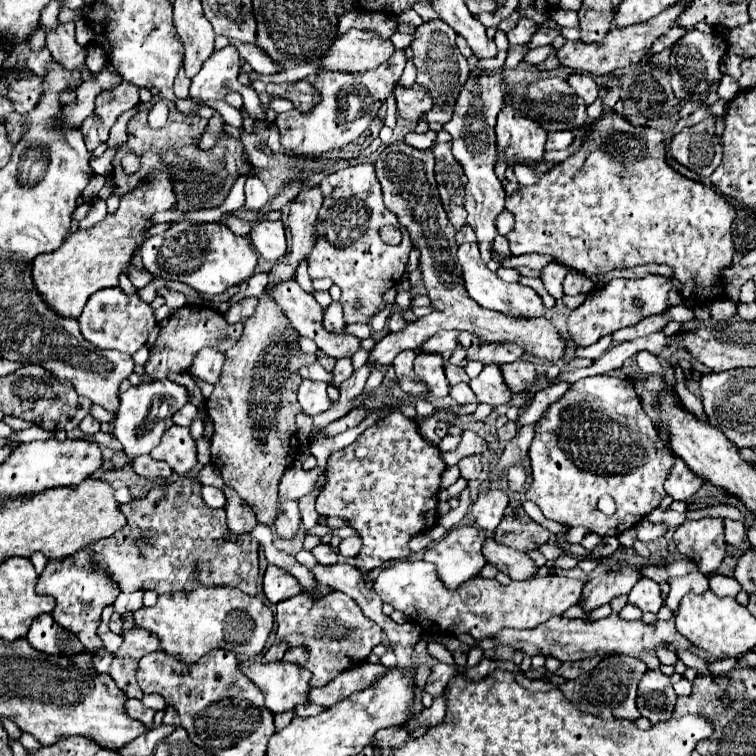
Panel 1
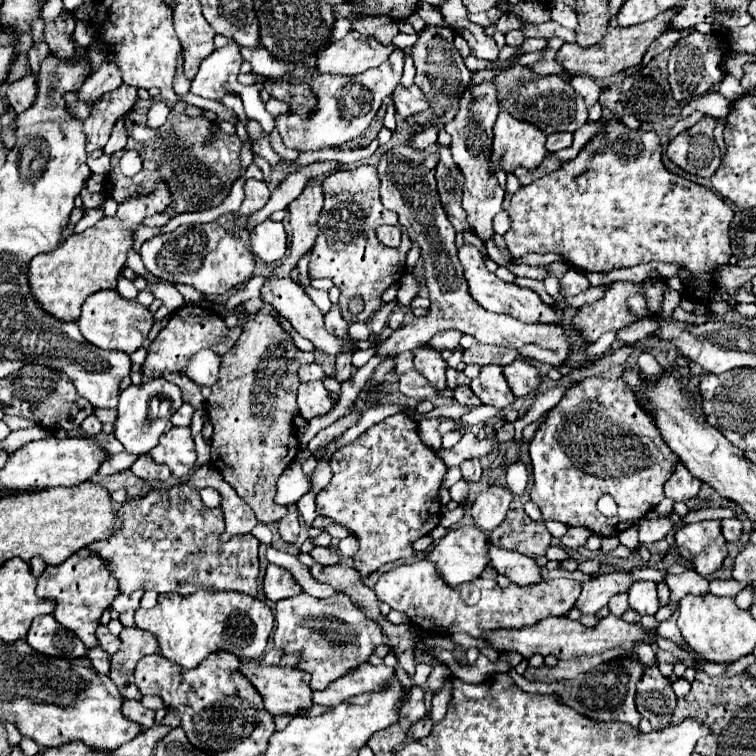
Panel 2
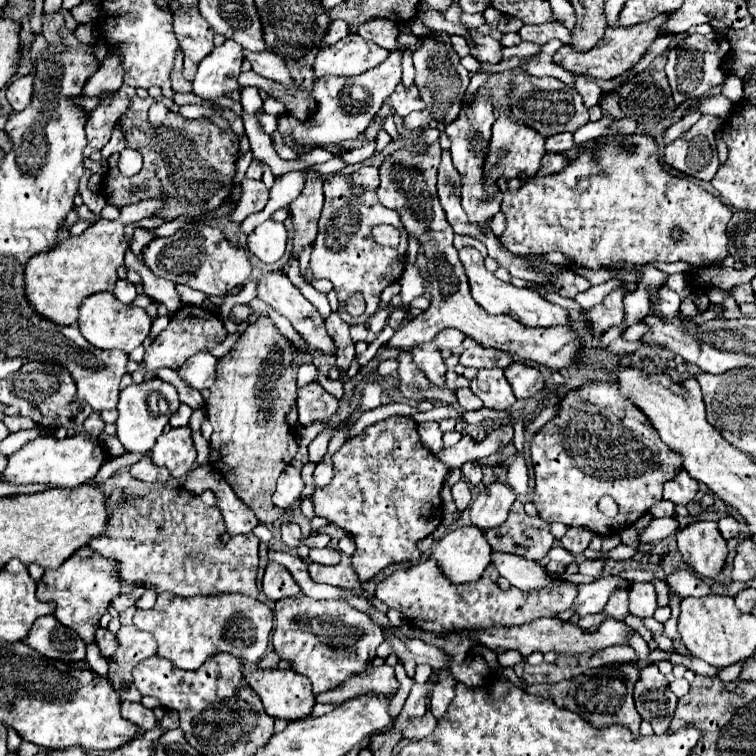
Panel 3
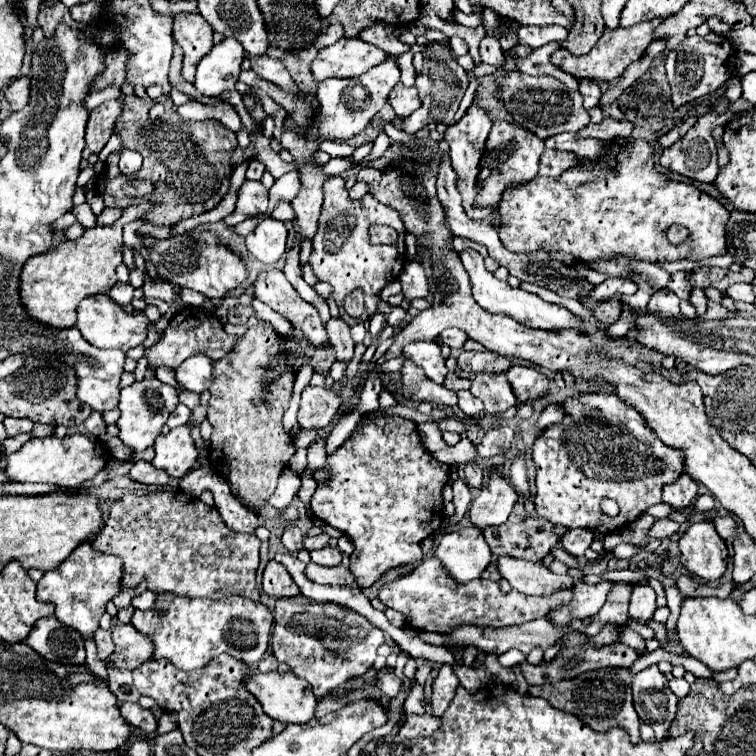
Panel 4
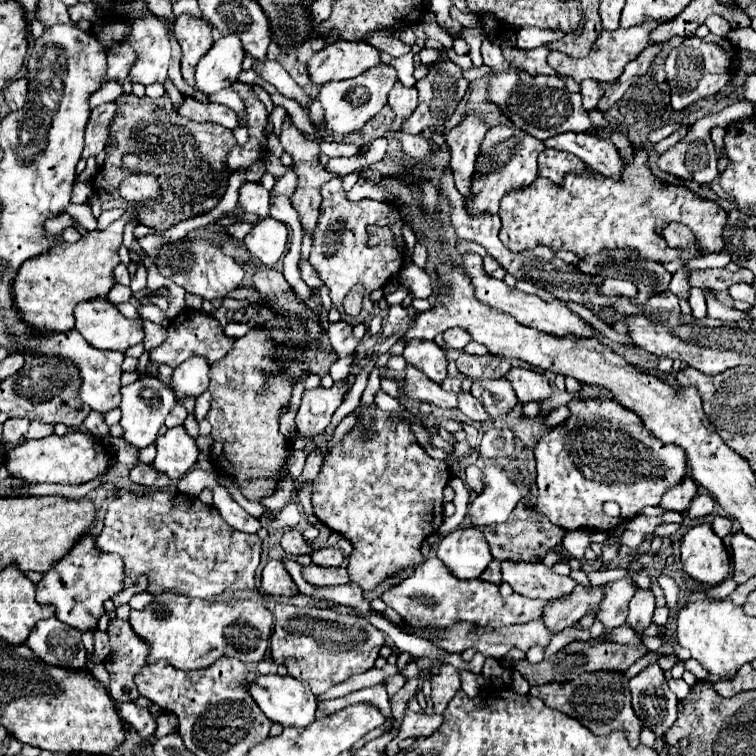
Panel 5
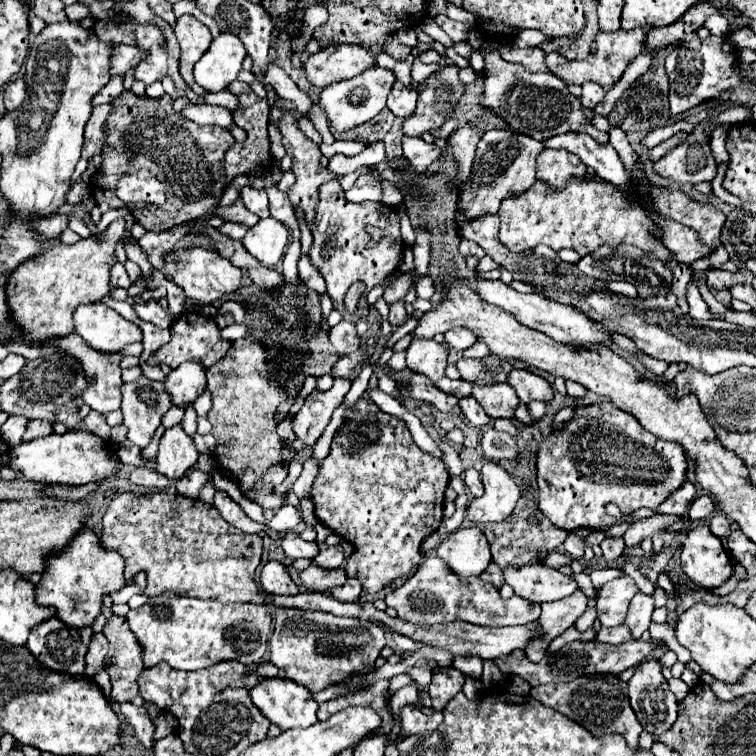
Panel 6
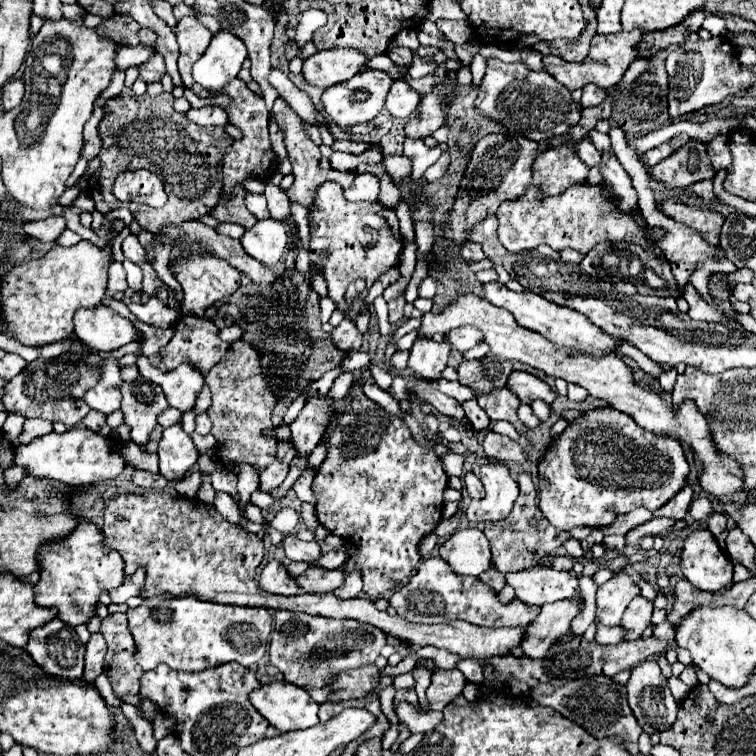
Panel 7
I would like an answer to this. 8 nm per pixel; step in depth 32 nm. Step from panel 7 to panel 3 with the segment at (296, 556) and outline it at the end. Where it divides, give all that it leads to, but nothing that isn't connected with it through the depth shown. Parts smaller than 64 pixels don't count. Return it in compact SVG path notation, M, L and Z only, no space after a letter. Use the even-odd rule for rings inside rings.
M286 522L286 524L282 526L282 542L284 542L288 548L298 548L298 546L300 546L300 536L302 536L302 532L300 532L298 524Z

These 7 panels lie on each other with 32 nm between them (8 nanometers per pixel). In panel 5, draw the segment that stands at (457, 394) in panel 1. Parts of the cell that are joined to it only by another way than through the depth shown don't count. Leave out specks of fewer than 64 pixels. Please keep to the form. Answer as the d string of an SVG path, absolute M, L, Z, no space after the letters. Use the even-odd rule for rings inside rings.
M460 392L460 394L458 394L458 408L460 408L460 412L462 412L464 416L468 416L472 422L482 424L482 422L488 420L488 414L484 412L482 404L480 404L474 396L470 396L470 394L466 394L466 392Z

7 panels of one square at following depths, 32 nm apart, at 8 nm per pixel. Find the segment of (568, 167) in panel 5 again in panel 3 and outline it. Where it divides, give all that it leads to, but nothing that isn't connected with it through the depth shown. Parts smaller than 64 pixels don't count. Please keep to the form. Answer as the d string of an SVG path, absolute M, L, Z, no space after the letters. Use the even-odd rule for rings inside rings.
M546 152L538 174L544 174L544 176L546 176L546 174L556 174L556 172L560 172L562 168L566 168L568 164L570 164L570 158L566 158L562 152Z

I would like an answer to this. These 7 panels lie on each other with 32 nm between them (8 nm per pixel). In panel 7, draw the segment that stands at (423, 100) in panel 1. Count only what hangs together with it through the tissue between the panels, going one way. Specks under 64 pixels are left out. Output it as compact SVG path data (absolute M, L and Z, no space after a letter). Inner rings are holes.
M396 80L386 96L386 110L396 118L410 118L410 114L418 108L420 94L414 92L406 82Z

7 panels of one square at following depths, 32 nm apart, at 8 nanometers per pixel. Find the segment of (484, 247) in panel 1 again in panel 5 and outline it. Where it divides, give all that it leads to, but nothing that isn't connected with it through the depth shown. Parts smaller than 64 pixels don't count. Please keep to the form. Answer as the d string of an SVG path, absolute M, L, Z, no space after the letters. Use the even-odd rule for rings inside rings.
M468 116L462 124L458 124L454 130L450 130L444 138L450 146L452 154L452 170L454 170L454 182L460 194L470 194L472 174L474 174L474 162L480 150L480 140L488 132L488 126L480 120L480 116Z

